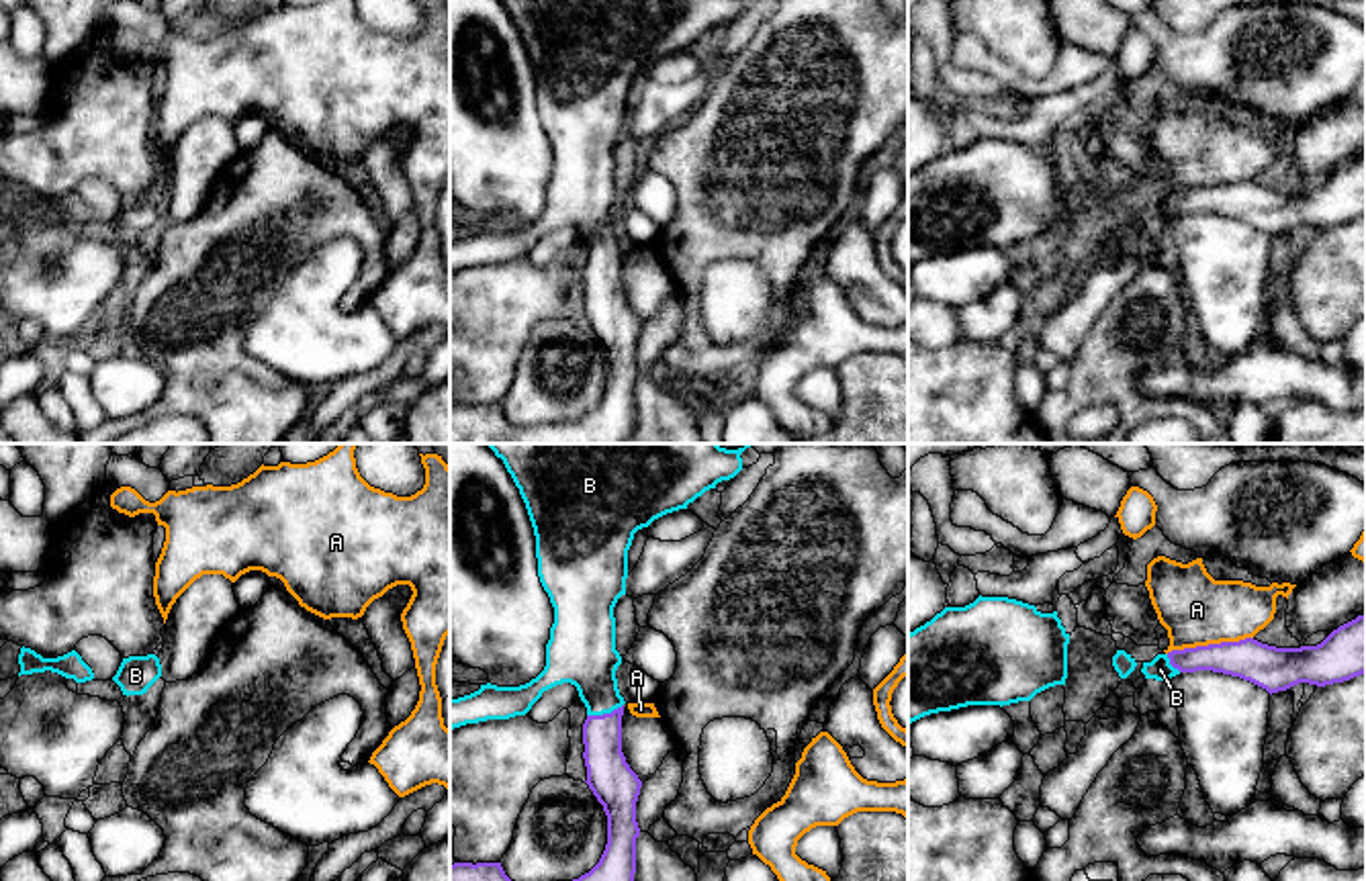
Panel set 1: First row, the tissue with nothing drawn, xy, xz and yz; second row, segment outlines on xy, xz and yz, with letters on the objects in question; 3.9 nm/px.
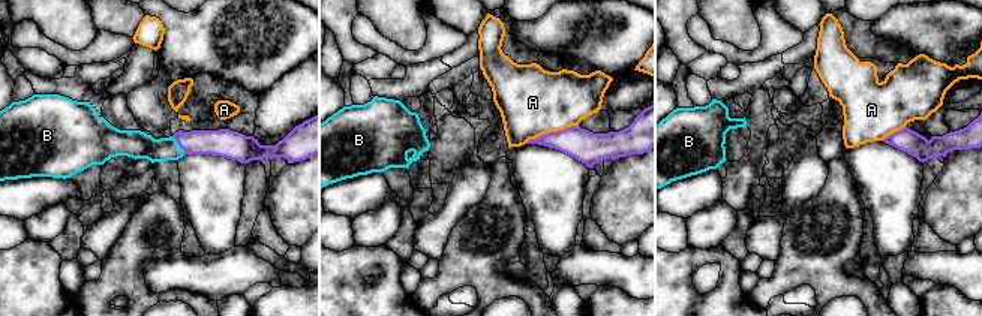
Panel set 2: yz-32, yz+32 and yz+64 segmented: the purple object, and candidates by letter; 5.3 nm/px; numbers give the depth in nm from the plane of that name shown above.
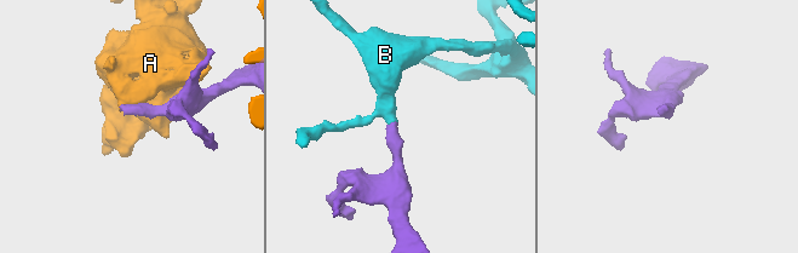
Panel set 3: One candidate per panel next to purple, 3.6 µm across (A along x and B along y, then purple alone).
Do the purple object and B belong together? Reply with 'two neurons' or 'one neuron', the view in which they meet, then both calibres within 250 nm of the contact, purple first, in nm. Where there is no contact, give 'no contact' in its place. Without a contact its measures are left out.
one neuron; meets purple in xz; 180 nm thick on the purple side, 260 nm on the other

